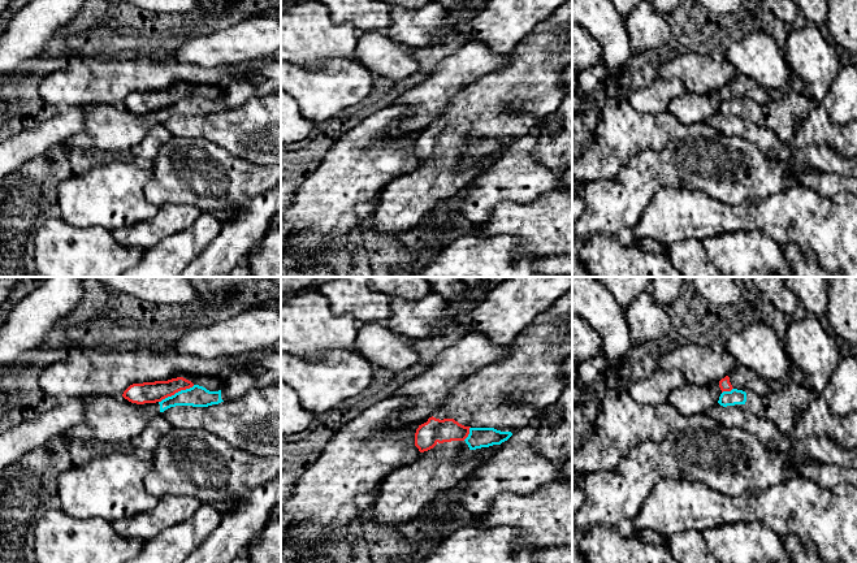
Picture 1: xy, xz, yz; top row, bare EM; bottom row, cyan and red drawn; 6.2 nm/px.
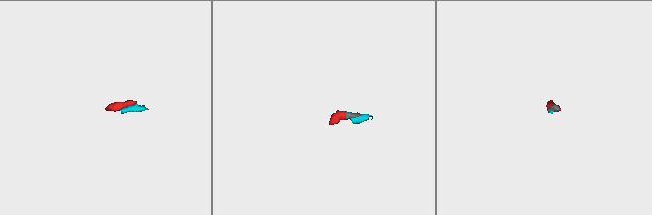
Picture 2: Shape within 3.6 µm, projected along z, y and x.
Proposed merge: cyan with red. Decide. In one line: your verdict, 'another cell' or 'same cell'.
another cell

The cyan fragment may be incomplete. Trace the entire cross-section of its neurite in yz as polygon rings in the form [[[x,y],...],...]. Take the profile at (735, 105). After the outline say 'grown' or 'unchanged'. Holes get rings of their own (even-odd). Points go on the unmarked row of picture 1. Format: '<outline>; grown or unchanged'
[[[784,91],[782,98],[763,105],[737,98],[723,100],[718,112],[723,116],[745,113],[757,125],[772,130],[784,144],[789,144],[810,111],[802,92]]]; grown

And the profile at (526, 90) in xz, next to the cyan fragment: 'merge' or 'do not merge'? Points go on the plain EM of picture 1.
do not merge

